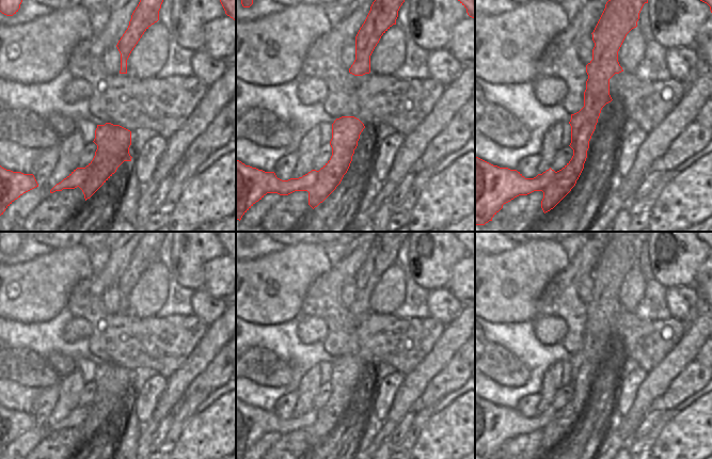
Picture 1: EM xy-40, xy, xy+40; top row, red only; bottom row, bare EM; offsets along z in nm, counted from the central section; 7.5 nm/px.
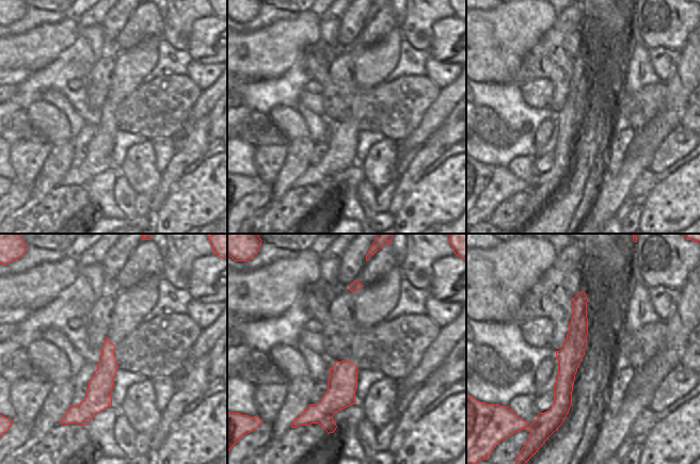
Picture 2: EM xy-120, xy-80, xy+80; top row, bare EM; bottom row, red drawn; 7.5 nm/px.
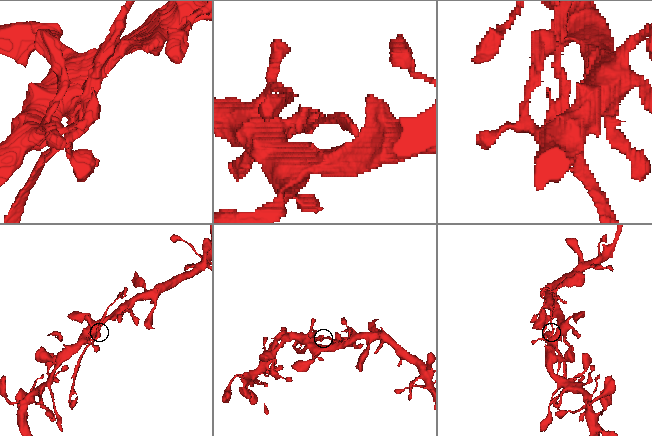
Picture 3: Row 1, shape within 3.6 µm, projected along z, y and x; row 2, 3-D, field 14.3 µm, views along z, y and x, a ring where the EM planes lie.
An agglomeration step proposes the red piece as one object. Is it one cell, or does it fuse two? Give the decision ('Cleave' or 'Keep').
Cleave.

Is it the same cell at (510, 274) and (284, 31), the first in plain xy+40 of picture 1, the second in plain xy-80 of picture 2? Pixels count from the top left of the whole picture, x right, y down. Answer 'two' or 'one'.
one

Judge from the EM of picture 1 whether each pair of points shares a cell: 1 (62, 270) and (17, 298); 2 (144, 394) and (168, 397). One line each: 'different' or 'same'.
1: same
2: different

